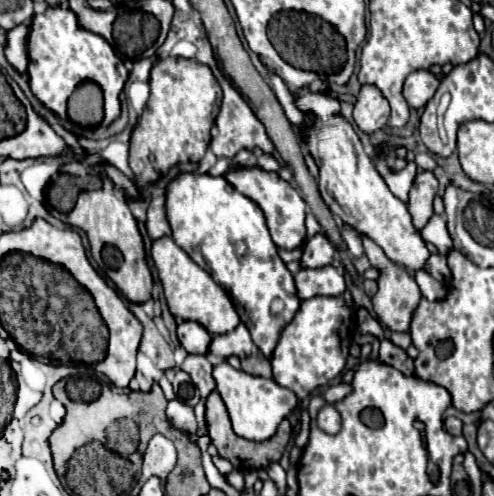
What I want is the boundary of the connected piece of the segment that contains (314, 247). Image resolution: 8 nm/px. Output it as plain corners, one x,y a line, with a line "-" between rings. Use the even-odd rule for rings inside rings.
314,235
312,239
308,239
308,243
302,249
302,257
300,257
300,267
302,269
320,269
324,265
332,263
336,249
332,247
332,243
322,235

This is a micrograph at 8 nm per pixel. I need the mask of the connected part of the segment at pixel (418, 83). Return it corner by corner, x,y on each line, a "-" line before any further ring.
418,69
418,71
410,73
404,83
404,97
406,97
408,105
414,109
424,107
436,93
440,81
442,81
440,75
434,75
426,69

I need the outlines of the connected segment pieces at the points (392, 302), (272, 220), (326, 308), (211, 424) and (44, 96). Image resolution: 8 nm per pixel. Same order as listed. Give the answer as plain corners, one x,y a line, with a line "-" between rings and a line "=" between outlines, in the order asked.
362,235
362,243
364,243
364,251
368,255
368,261
374,269
378,269
378,293
372,297
374,303
374,311
380,319
380,323
384,323
384,327
388,327
390,331
408,331
410,329
410,321
416,313
416,305
422,297
420,287
416,285
416,281
396,263
388,261
388,257
384,257
384,251
368,237
=
234,167
226,173
226,179
248,199
252,199
266,217
266,225
270,229
272,241
286,251
294,251
298,247
302,247
302,243
306,241
306,227
304,227
304,219
306,219
306,205
300,197
300,193
286,181
282,181
276,173
268,173
262,171
260,167
252,167
252,169
240,169
=
312,297
302,301
294,319
284,327
280,341
272,355
274,381
292,389
298,399
310,395
310,391
326,385
338,377
348,359
350,333
352,333
352,309
344,305
342,297
=
212,391
206,399
206,421
208,421
208,433
210,433
210,439
212,439
212,445
216,447
218,455
228,459
238,471
250,471
250,469
266,469
270,463
278,461
282,457
282,451
284,447
288,445
288,439
290,439
290,421
284,419
276,431
276,435
268,441
244,441
242,437
238,437
234,431
232,431
232,425
230,425
230,417
228,417
228,411
224,407
224,401
222,397
=
56,5
56,7
48,7
42,15
34,15
34,19
32,19
30,35
28,35
28,79
30,79
32,93
50,111
54,111
62,119
66,119
66,101
76,85
80,85
82,81
98,83
102,87
105,103
104,119
101,124
108,127
120,115
120,93
122,93
124,83
128,79
128,71
126,71
122,59
112,49
112,45
108,45
108,41
104,41
104,37
80,27
78,17
76,17
76,13
72,13
72,9
64,9
64,7

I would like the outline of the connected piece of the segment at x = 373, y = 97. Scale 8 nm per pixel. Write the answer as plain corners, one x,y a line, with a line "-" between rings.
364,85
360,89
356,107
354,107
354,119
362,131
374,133
386,125
390,117
390,105
386,97
376,89
374,85

